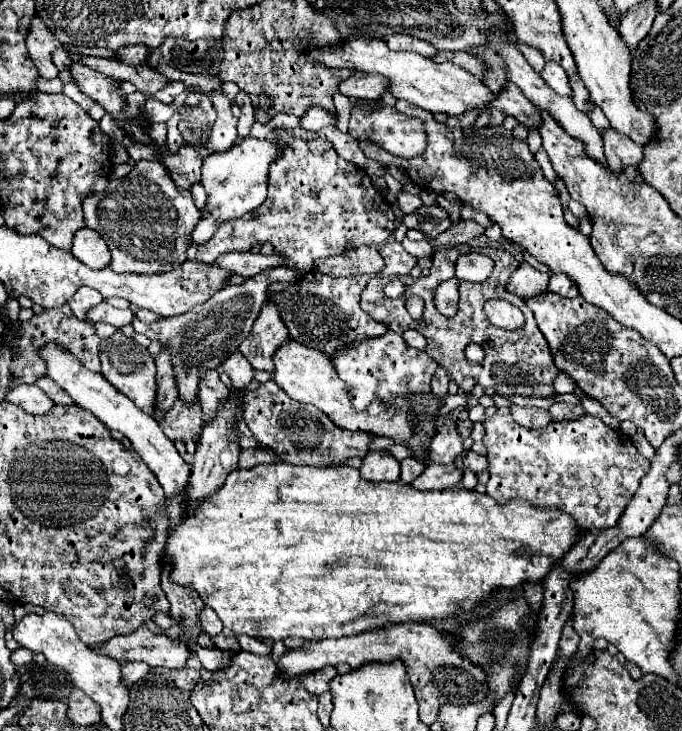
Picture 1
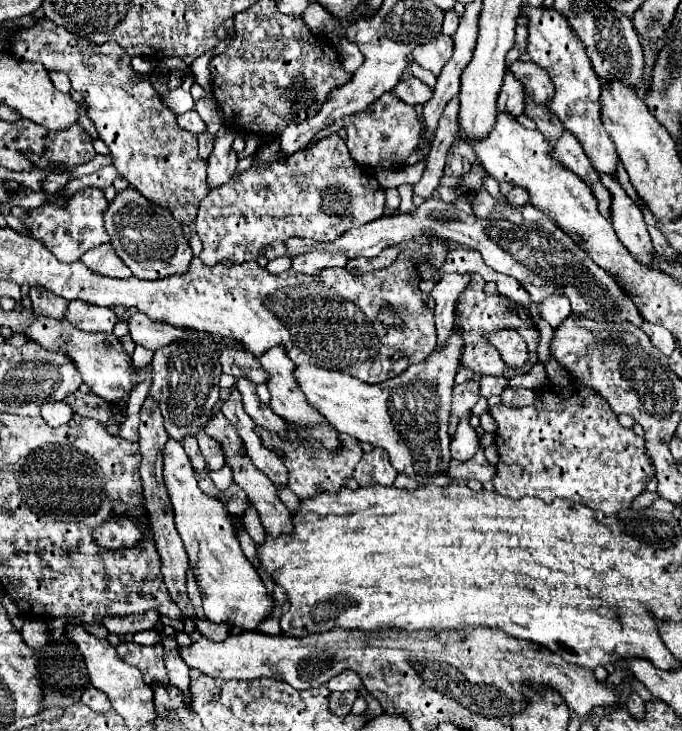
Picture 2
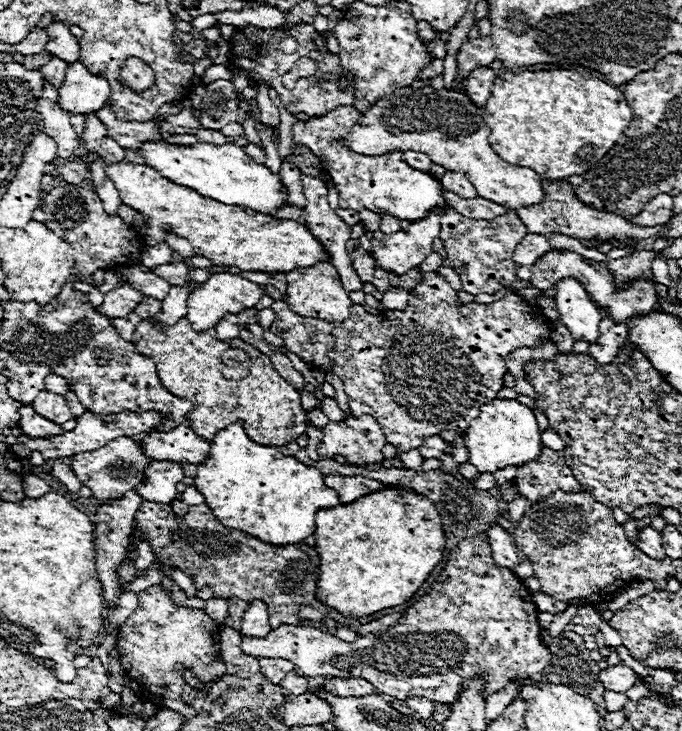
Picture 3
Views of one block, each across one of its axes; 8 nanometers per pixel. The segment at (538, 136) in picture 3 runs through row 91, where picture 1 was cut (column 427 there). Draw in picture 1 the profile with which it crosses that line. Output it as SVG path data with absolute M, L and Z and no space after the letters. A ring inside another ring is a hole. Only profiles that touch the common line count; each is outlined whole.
M286 462L262 464L250 470L234 470L228 474L226 482L214 496L206 496L204 500L190 504L186 498L186 490L176 492L174 496L164 500L164 512L168 514L170 526L166 536L166 546L162 554L164 566L170 568L170 580L180 586L190 586L198 592L200 600L210 606L224 628L230 628L234 634L246 634L252 638L272 638L284 640L290 636L298 636L304 640L324 640L324 638L342 638L360 634L370 628L398 624L408 620L444 620L450 614L458 614L462 608L474 608L476 602L486 598L494 588L514 588L520 582L540 582L574 542L578 542L574 520L560 510L542 510L532 508L528 502L510 500L506 504L498 504L488 494L480 494L476 490L428 490L420 492L412 486L398 482L368 482L360 476L356 468L346 464L332 468L308 468L308 466L292 466Z

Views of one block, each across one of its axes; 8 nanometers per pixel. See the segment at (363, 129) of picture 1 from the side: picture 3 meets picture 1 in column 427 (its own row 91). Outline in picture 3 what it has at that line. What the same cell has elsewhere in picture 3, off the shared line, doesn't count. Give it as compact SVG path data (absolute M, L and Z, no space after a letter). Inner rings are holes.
M128 58L120 66L120 84L134 90L134 92L144 92L154 86L154 70L140 58Z

